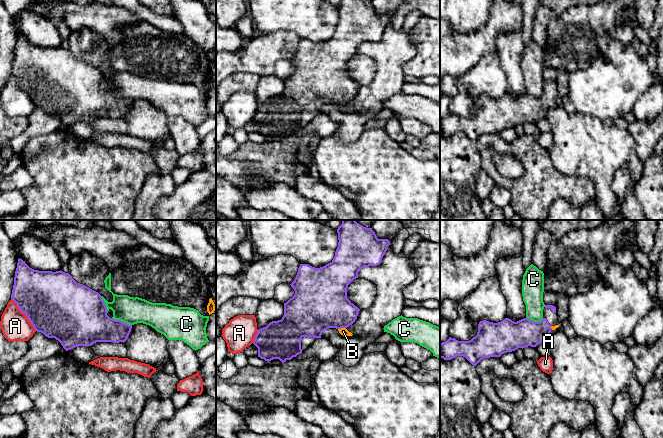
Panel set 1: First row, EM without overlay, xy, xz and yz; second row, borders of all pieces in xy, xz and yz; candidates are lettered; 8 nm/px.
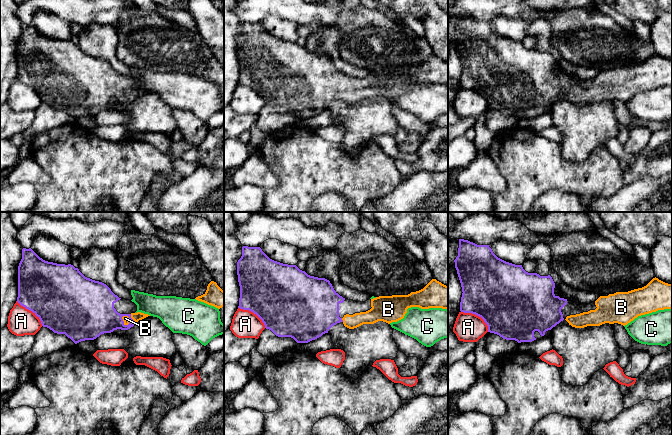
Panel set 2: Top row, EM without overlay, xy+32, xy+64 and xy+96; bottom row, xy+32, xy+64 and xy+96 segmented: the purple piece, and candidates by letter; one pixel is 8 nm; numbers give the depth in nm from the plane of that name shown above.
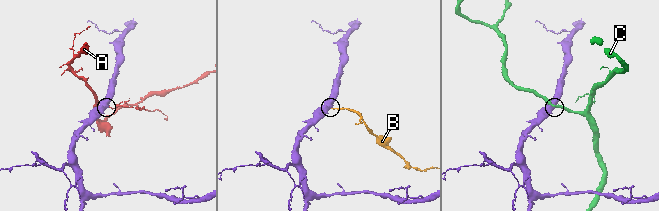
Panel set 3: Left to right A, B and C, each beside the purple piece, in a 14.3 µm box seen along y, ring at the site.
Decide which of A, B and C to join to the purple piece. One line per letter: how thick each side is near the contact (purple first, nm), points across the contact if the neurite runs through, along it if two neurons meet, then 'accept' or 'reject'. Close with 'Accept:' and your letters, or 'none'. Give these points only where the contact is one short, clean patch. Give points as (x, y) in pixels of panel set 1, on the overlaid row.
A: calibres 480 and 240 nm; reject
B: calibres 420 and 60 nm; way xz (321, 303), (341, 327), (343, 331); accept
C: calibres 300 and 220 nm; reject
Accept: B

